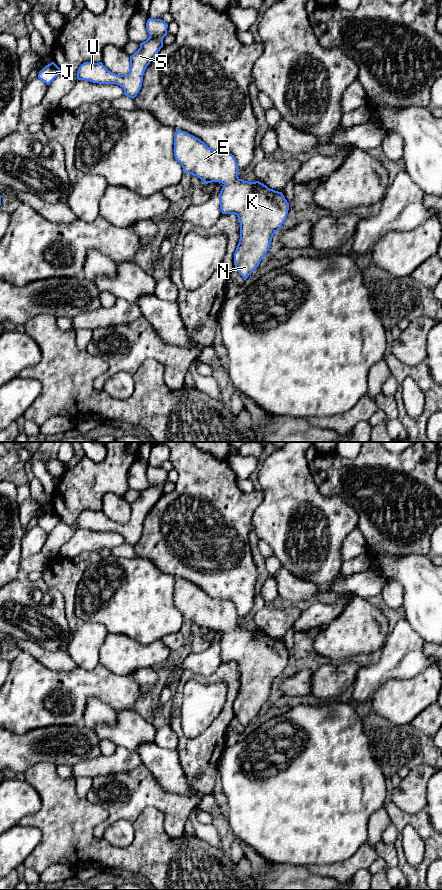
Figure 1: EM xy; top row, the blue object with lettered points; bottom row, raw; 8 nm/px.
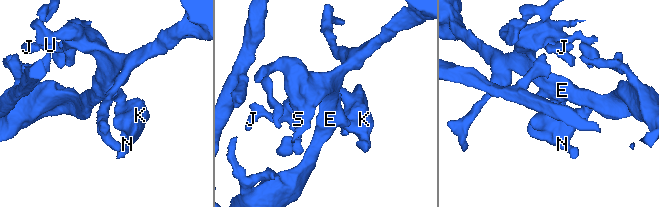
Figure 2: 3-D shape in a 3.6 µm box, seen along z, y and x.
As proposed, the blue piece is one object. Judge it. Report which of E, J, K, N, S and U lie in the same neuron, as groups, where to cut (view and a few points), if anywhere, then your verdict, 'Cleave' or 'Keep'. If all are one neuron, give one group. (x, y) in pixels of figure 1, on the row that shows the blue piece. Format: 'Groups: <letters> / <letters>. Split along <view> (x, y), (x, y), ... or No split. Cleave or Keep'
Groups: E J K N S U. No split. Keep

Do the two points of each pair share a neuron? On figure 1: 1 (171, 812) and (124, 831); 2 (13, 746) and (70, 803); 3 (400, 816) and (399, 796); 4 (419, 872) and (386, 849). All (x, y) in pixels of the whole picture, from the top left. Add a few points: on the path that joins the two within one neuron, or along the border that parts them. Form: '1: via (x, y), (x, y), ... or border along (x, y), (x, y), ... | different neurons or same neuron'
1: border along (132, 822), (118, 819), (109, 827) | different neurons
2: border along (55, 764), (48, 762), (35, 763), (23, 771) | different neurons
3: border along (390, 796), (405, 812), (424, 809) | different neurons
4: border along (393, 844), (397, 854), (398, 865) | different neurons

